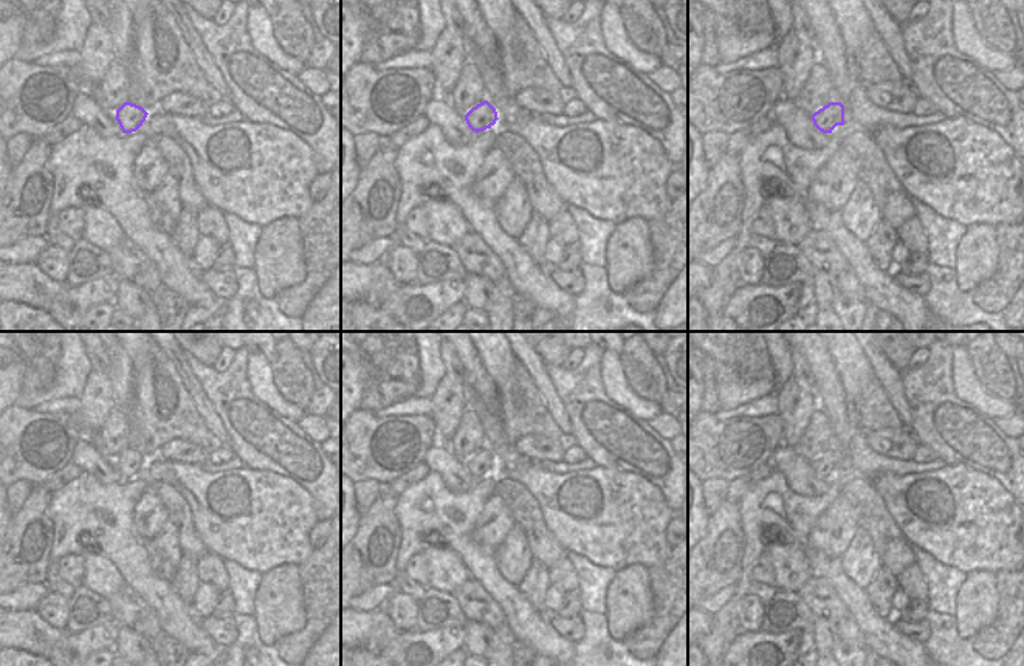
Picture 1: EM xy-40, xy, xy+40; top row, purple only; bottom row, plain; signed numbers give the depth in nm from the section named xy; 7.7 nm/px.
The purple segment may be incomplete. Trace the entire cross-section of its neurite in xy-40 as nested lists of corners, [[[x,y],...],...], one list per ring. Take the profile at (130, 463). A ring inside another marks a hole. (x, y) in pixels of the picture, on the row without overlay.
[[[124,449],[118,457],[116,457],[116,468],[122,477],[122,480],[132,480],[136,479],[143,469],[147,465],[147,458],[132,449]]]

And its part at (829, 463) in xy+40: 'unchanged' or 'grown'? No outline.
grown

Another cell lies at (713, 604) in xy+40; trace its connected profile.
[[[728,585],[719,590],[716,595],[703,599],[699,609],[714,616],[733,598],[736,589],[737,585]]]

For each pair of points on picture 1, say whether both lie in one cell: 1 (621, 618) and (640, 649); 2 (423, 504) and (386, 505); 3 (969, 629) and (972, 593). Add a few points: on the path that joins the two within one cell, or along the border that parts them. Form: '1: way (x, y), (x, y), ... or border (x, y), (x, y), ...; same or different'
1: border (652, 603), (652, 618), (623, 641); different
2: border (395, 497), (395, 518), (402, 541); different
3: way (970, 620), (972, 603); same

